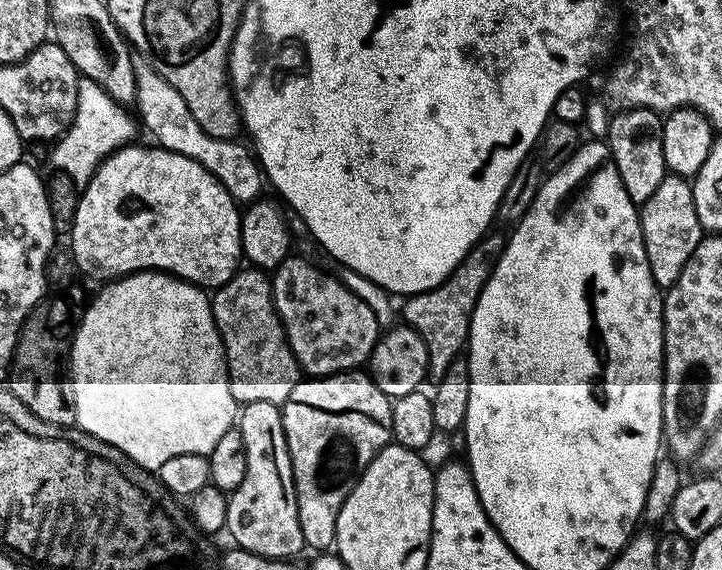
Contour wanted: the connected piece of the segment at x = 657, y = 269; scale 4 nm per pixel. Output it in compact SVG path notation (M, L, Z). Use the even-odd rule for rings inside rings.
M665 175L662 186L650 194L648 201L639 209L640 229L646 246L646 258L654 282L662 290L671 288L682 274L682 266L694 254L698 242L702 239L702 229L698 214L694 210L692 185L683 176Z

